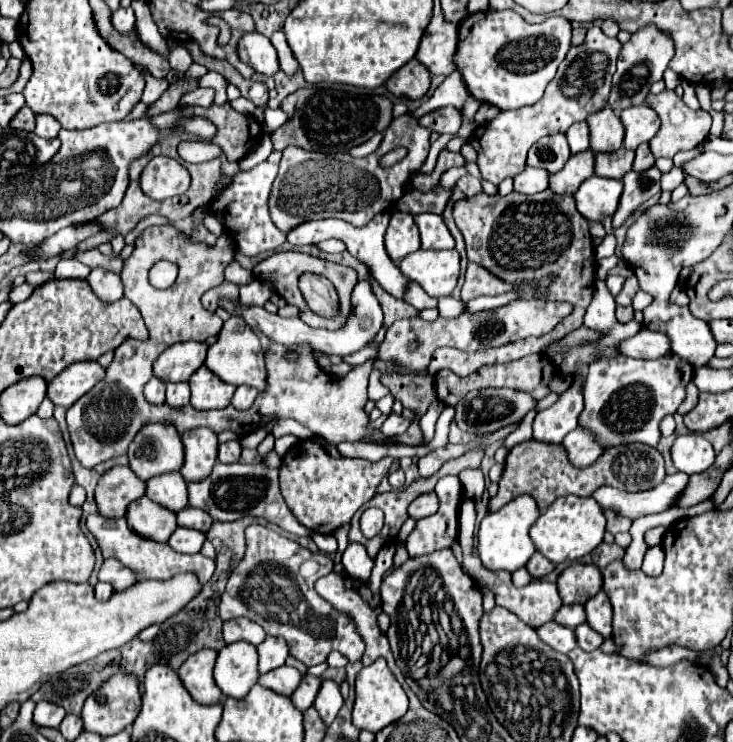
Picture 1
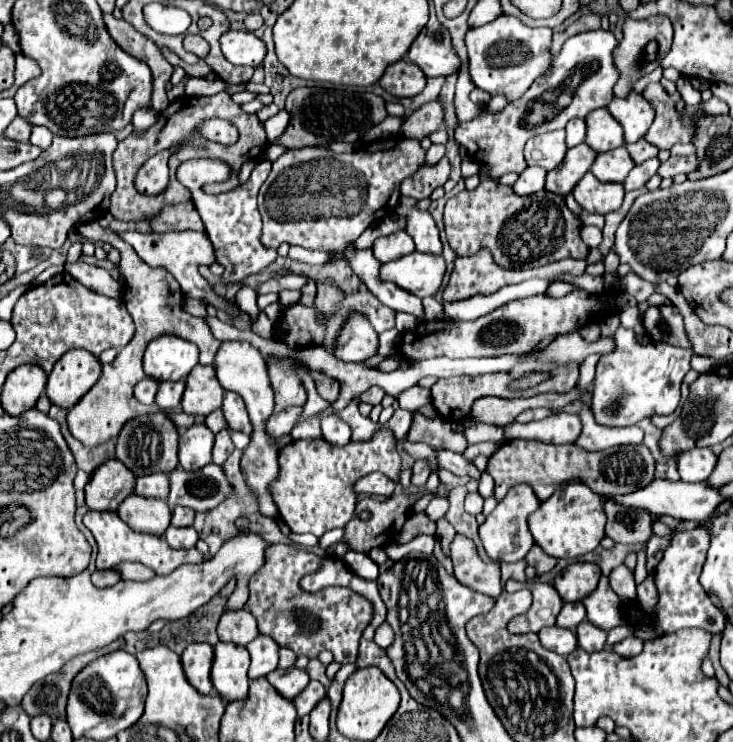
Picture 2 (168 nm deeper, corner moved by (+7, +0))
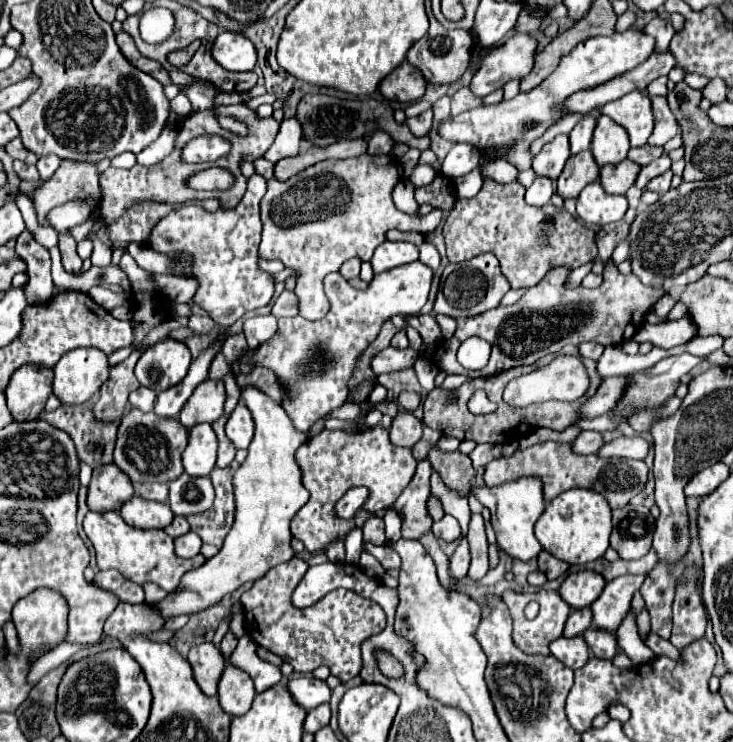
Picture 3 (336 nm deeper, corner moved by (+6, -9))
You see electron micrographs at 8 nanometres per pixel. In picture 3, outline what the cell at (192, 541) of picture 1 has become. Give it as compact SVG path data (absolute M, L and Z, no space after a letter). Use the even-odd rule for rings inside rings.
M188 532L188 534L180 536L180 538L176 538L174 546L176 546L176 556L194 558L200 552L202 540L200 540L200 536L196 532Z

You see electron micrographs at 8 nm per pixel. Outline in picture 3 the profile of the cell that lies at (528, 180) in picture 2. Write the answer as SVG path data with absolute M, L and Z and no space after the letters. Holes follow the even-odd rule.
M536 176L534 184L526 190L526 202L532 206L546 206L554 194L554 186L550 178Z

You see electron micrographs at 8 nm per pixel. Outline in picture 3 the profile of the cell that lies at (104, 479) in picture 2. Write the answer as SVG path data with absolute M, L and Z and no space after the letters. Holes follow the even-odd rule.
M106 464L94 468L92 480L88 484L88 506L94 512L120 510L120 506L134 496L132 482L118 466Z

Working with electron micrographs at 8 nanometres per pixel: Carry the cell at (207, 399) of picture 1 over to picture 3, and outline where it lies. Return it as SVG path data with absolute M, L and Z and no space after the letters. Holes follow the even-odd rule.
M222 380L202 382L182 408L180 422L186 428L192 428L200 422L212 424L224 414L224 402L226 402L226 390Z

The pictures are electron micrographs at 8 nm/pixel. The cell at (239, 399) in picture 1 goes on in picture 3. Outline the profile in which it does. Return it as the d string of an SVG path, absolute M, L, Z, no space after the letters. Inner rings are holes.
M240 400L226 424L226 436L236 448L248 448L254 436L254 420L248 406Z

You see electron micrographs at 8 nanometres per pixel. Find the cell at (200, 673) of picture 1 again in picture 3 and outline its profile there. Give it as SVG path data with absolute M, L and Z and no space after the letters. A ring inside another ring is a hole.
M212 642L198 644L190 650L188 662L194 670L194 678L200 690L206 696L216 696L218 680L226 668L226 658L222 656L222 652Z

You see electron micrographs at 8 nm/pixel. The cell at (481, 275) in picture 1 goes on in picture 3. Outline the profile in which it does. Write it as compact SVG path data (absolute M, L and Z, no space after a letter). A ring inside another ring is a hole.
M490 252L474 256L472 260L466 260L462 264L448 264L440 278L438 296L434 302L434 314L444 314L450 318L478 316L486 310L496 308L508 290L510 290L510 284L502 276L496 256Z

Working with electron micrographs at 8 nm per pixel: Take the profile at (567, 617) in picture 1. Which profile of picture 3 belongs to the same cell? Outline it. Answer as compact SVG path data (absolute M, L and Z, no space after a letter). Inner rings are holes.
M582 608L582 610L572 610L566 628L564 628L564 636L572 638L572 636L580 636L584 634L588 628L592 626L592 610L590 608Z

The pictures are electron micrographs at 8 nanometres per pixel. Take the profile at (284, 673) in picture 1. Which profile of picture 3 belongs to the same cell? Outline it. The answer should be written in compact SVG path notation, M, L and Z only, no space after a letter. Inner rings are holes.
M300 676L296 680L290 680L288 690L292 692L294 700L306 710L326 704L332 696L332 690L328 688L328 684L324 680L316 680L314 676Z

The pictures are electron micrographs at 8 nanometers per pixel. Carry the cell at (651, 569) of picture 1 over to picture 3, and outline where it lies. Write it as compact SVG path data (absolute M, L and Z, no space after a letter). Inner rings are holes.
M648 634L648 640L646 640L646 646L652 648L652 652L656 656L670 656L674 660L680 660L680 652L664 638L658 638L656 634Z

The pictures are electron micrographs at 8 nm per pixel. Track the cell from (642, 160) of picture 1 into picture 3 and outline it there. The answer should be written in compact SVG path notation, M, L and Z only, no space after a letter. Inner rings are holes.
M646 144L646 146L640 146L640 148L630 148L628 158L634 160L636 164L640 164L640 166L646 166L652 160L656 160L658 156L662 156L662 152L664 152L662 146L650 146L650 144Z

